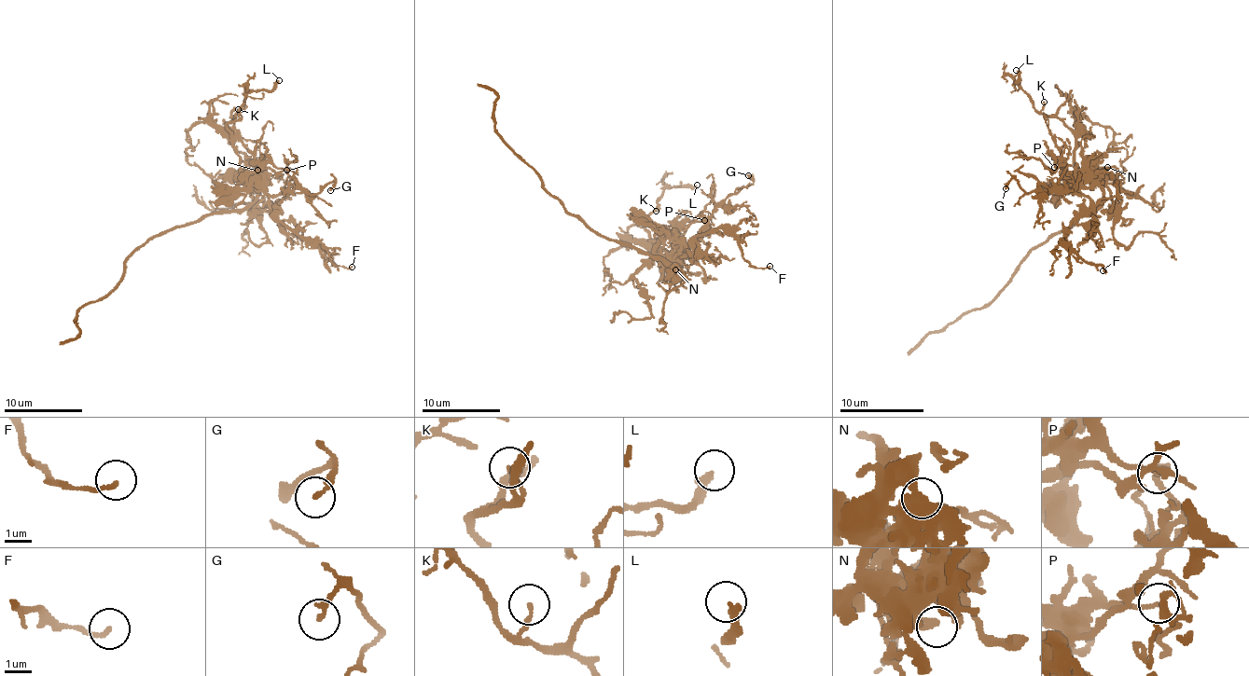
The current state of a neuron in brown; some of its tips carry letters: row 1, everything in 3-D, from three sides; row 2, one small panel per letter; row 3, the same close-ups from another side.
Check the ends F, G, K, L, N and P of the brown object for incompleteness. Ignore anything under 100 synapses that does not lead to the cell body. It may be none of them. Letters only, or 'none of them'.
none of them

